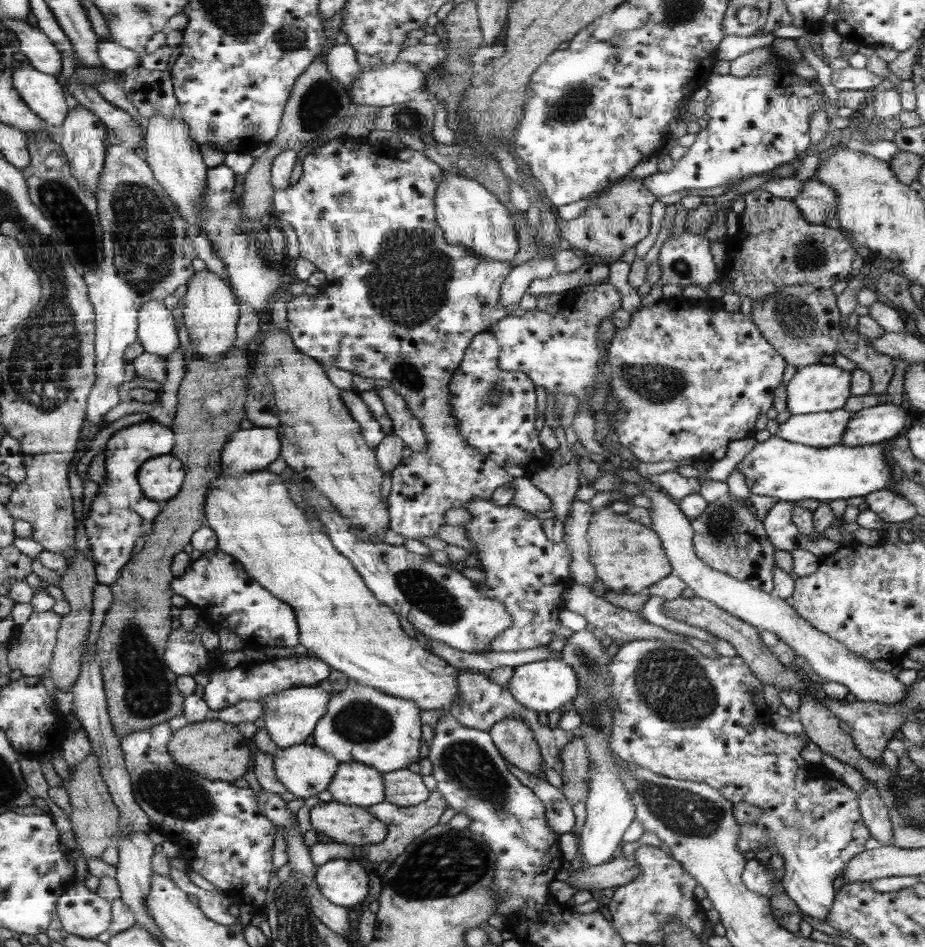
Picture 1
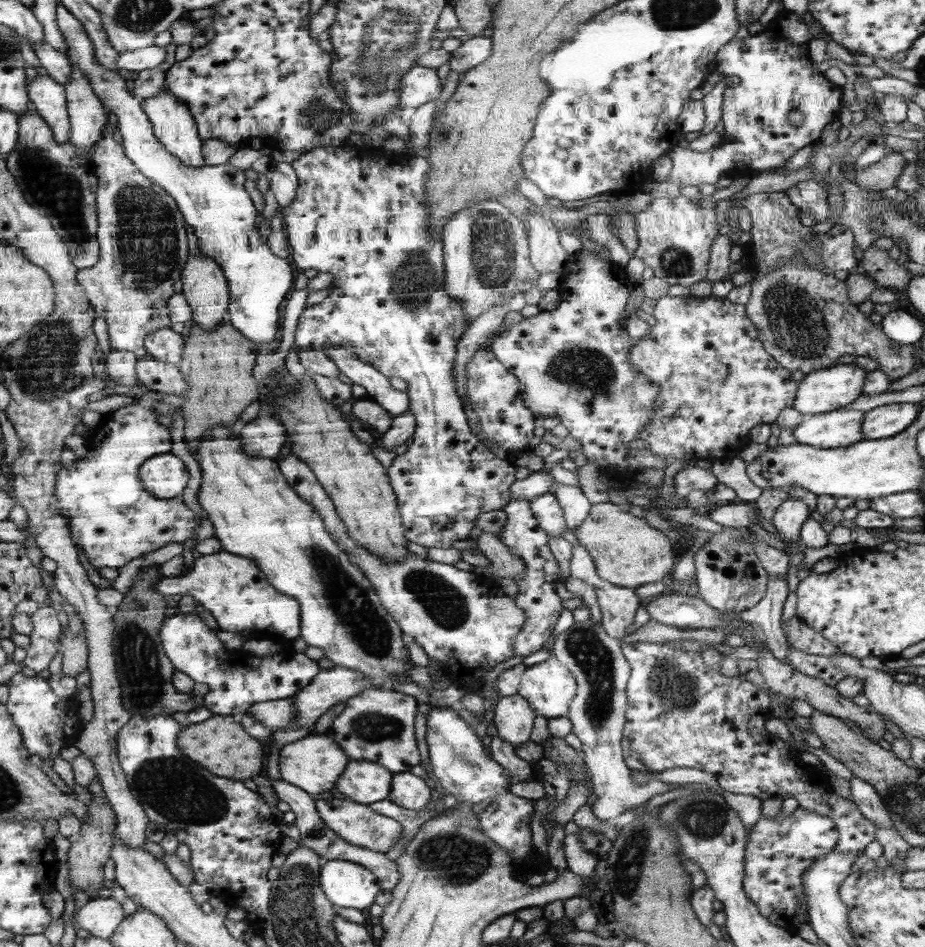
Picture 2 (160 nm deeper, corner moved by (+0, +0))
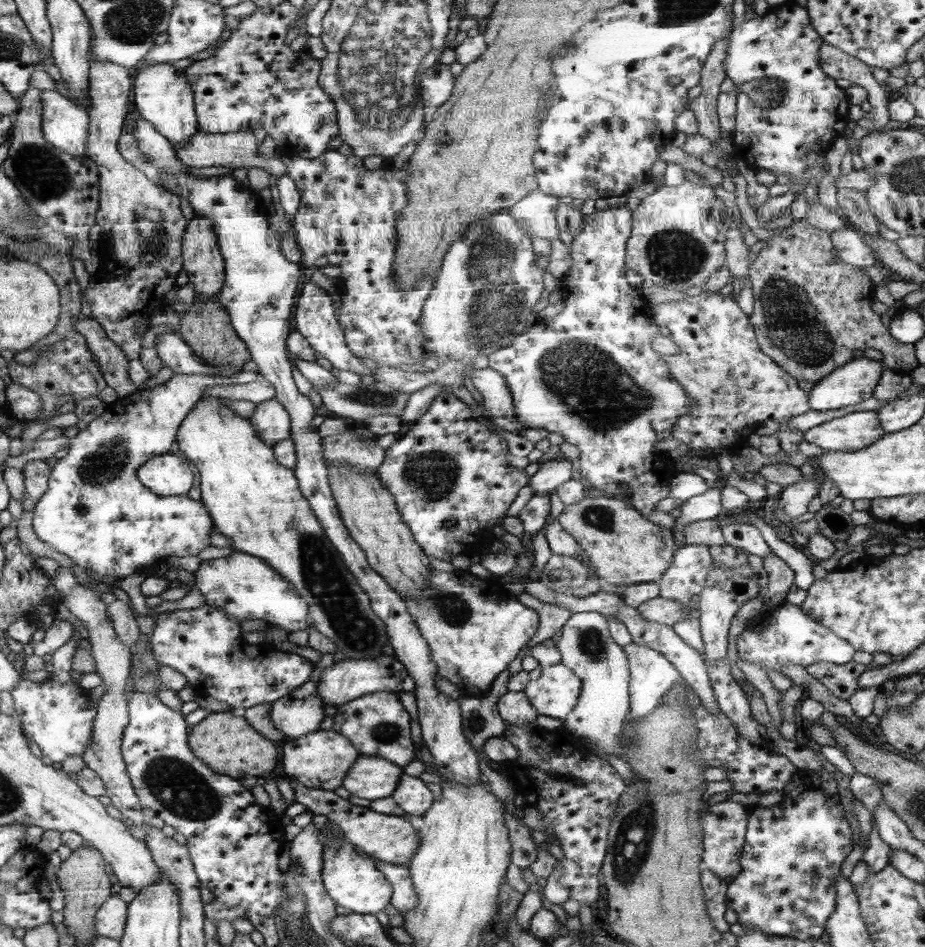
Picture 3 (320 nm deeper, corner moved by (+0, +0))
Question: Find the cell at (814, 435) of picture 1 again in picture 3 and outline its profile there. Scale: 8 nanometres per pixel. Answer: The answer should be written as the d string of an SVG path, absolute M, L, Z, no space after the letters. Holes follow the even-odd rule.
M863 410L815 426L803 433L803 439L824 451L838 452L862 450L884 435L878 411Z

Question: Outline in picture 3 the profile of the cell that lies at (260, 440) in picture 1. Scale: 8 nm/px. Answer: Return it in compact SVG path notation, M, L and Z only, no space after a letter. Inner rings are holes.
M275 398L258 403L249 419L257 427L261 439L270 446L291 437L292 417Z

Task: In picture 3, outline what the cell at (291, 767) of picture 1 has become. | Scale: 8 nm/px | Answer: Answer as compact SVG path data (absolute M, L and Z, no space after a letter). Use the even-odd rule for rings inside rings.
M333 728L311 732L300 738L290 738L282 748L282 770L292 781L310 788L334 791L344 786L346 775L357 762L360 751L346 735Z

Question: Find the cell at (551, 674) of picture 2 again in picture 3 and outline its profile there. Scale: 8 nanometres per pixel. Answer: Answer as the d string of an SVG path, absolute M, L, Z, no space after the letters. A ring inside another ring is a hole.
M561 662L552 666L539 664L529 672L529 681L523 691L538 714L545 714L563 721L575 709L582 684L584 683L581 677L571 667L564 666Z

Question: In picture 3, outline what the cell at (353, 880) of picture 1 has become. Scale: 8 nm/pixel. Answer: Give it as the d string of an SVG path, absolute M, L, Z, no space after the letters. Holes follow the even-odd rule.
M327 823L329 832L333 834L331 839L323 843L323 867L321 877L327 893L334 899L336 904L360 914L376 915L384 911L390 904L393 888L389 879L378 870L373 857L357 850L346 837L343 836L337 824Z

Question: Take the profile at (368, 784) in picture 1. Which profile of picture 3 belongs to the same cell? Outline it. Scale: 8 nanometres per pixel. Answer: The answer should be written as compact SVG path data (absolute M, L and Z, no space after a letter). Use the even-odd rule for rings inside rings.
M360 755L346 775L344 786L354 796L377 801L390 797L400 784L404 770L387 758Z

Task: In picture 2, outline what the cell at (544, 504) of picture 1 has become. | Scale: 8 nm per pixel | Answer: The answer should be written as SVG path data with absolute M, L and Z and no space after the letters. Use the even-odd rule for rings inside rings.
M544 494L534 500L528 500L538 523L549 537L562 537L567 526L564 522L564 512L554 494Z

